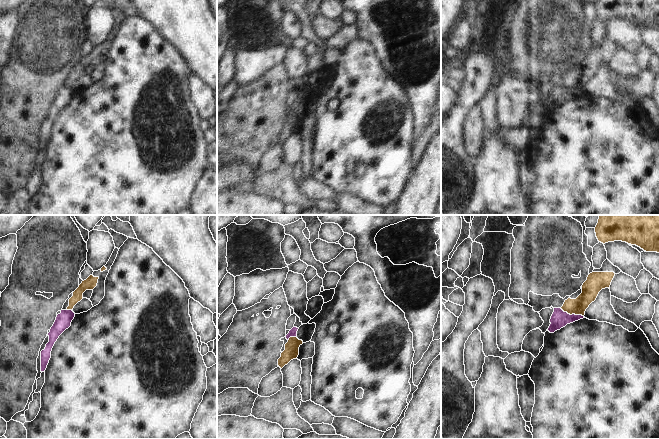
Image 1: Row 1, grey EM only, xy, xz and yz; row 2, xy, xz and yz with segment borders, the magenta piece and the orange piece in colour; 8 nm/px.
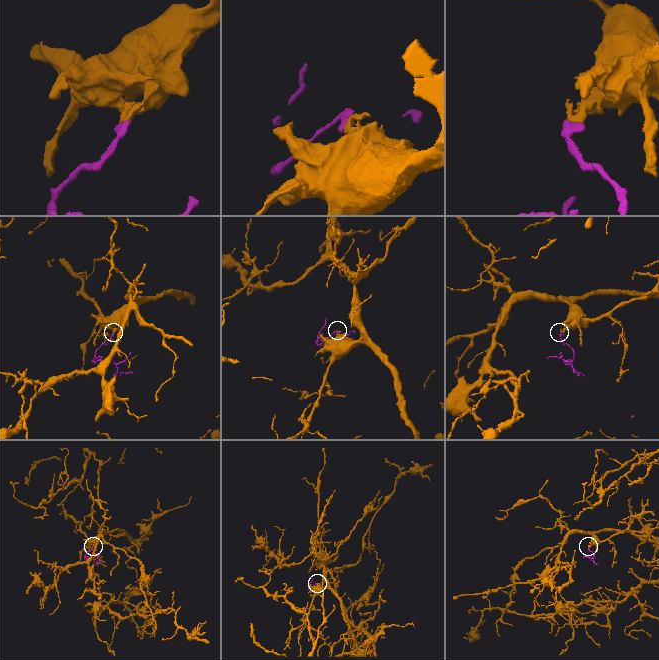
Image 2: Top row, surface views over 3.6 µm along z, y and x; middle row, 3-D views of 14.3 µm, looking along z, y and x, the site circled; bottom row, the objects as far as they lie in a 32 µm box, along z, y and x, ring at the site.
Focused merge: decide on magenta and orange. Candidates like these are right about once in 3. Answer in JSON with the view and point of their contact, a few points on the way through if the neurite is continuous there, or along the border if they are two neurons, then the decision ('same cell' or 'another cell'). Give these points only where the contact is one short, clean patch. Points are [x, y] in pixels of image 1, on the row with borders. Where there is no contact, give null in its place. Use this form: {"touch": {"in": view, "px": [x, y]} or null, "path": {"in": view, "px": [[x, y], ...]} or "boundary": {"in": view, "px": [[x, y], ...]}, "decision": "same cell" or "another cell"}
{"touch": {"in": "yz", "px": [572, 314]}, "boundary": {"in": "yz", "px": [[560, 308], [570, 314], [581, 314], [583, 316]]}, "decision": "another cell"}

